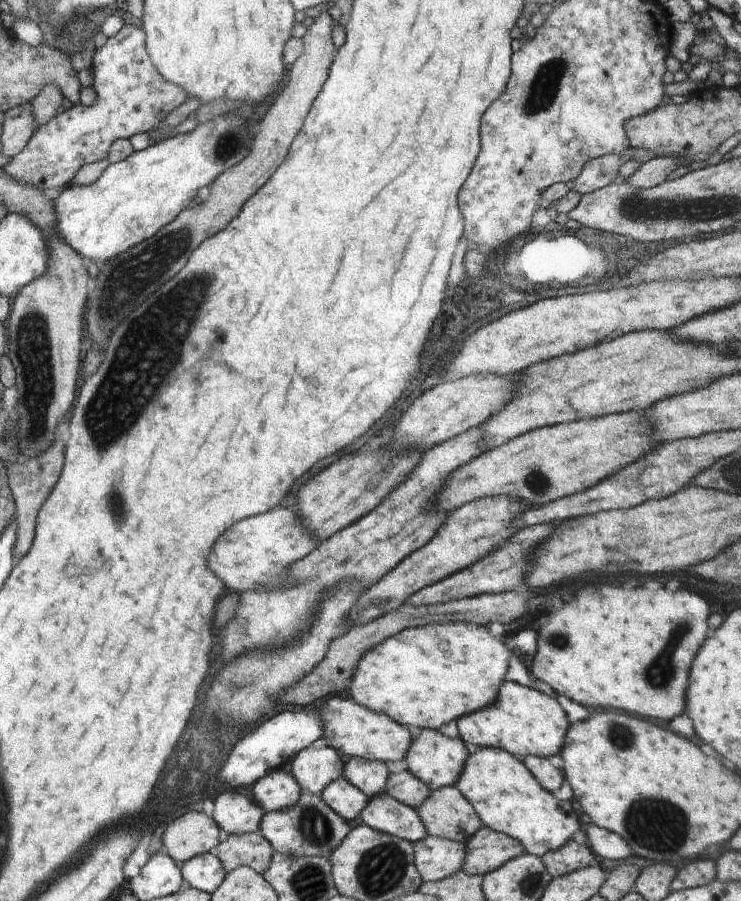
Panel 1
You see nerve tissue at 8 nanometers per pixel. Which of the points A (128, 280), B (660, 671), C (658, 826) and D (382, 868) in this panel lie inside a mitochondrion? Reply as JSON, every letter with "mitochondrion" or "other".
{"A":"mitochondrion","B":"mitochondrion","C":"mitochondrion","D":"mitochondrion"}

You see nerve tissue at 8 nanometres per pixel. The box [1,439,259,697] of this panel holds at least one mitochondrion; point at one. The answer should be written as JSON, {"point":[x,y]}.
{"point":[117,506]}

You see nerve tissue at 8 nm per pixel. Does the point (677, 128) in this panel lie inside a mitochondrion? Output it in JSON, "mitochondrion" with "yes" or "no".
{"mitochondrion":"no"}

